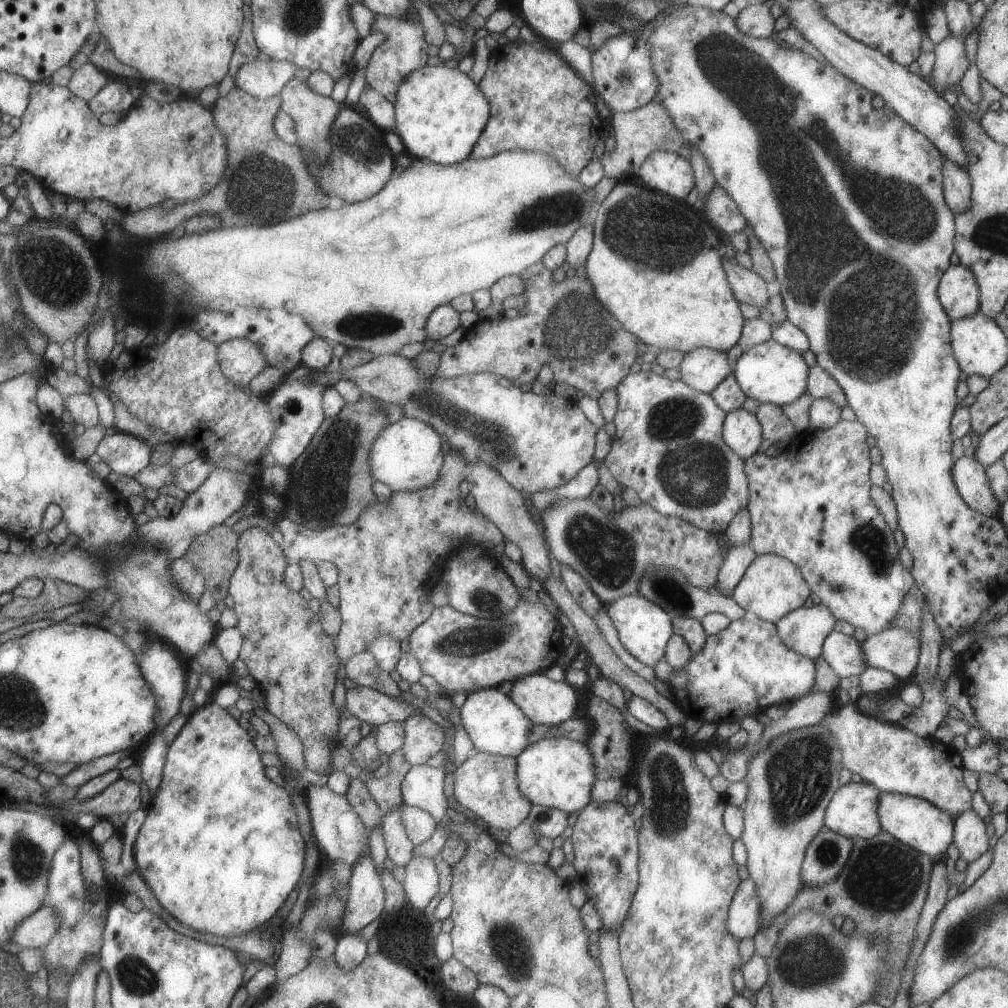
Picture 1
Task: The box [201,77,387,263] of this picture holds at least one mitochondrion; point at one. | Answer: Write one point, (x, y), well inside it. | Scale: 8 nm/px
(265, 189)

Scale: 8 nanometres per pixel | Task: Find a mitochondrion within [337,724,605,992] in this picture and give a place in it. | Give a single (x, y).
(520, 972)

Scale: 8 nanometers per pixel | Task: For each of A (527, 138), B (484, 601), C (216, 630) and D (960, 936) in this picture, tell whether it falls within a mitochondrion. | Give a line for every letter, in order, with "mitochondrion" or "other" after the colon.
A: other
B: mitochondrion
C: other
D: mitochondrion

